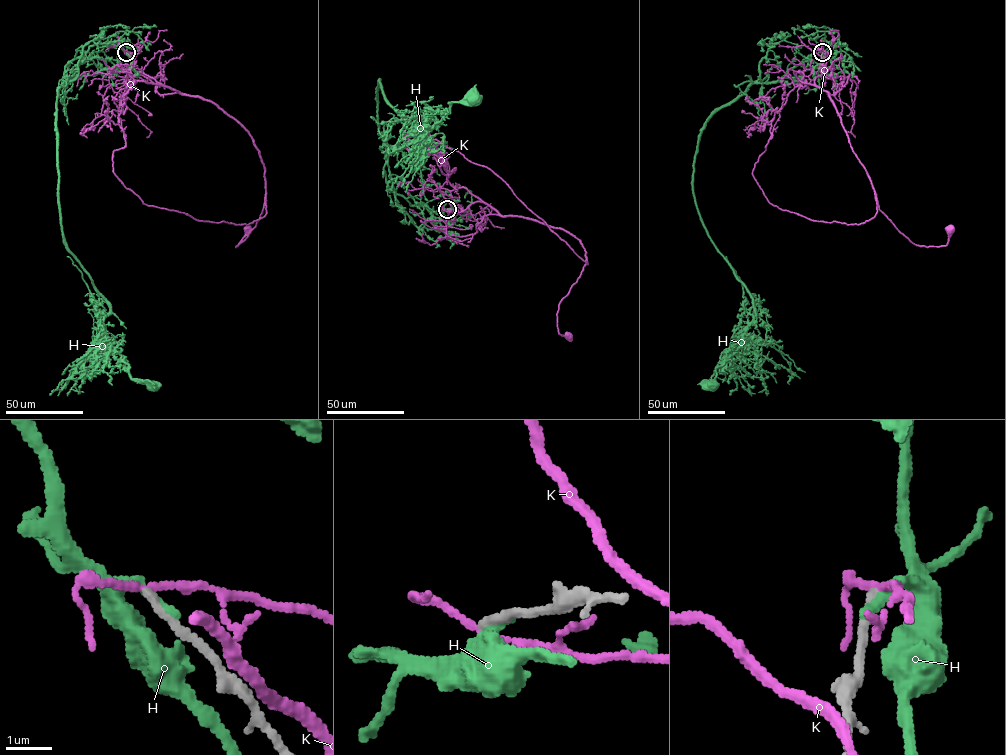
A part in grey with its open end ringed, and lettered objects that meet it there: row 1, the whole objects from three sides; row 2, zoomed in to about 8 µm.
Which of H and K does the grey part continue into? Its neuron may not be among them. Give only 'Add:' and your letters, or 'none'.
Add: none

